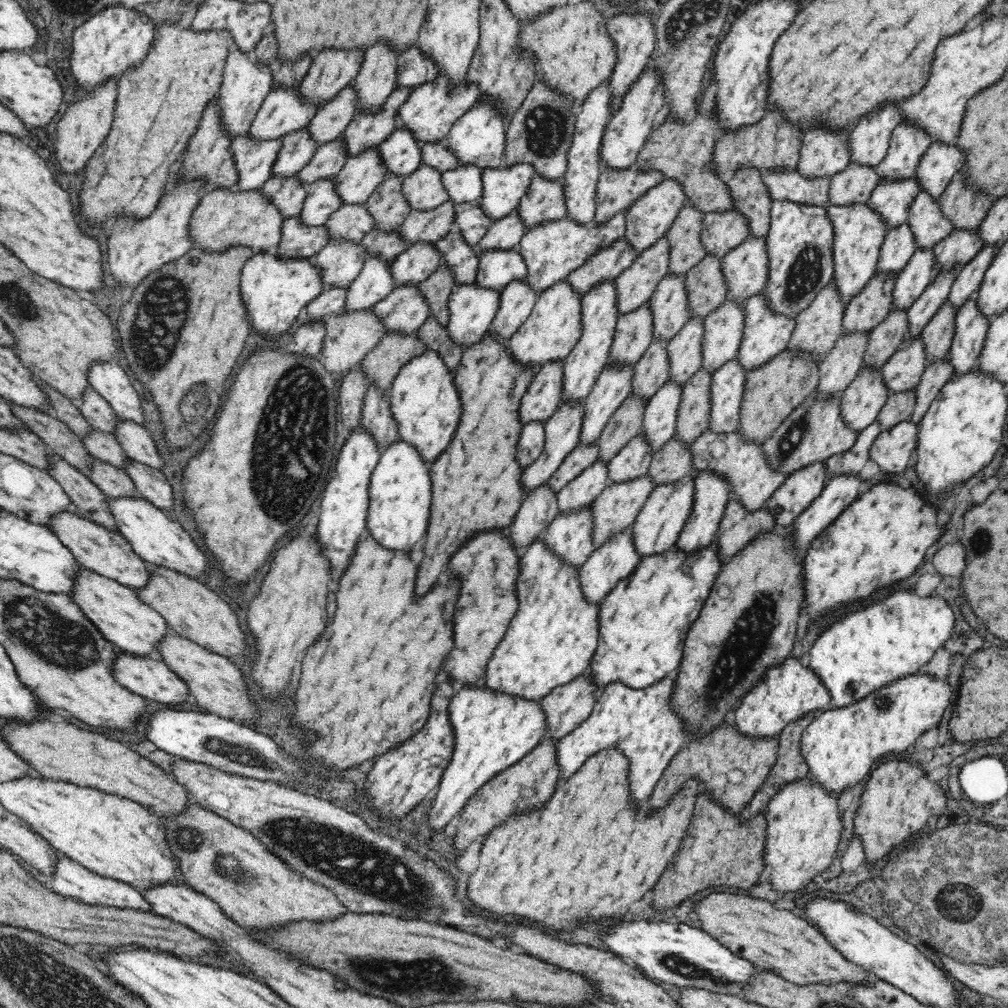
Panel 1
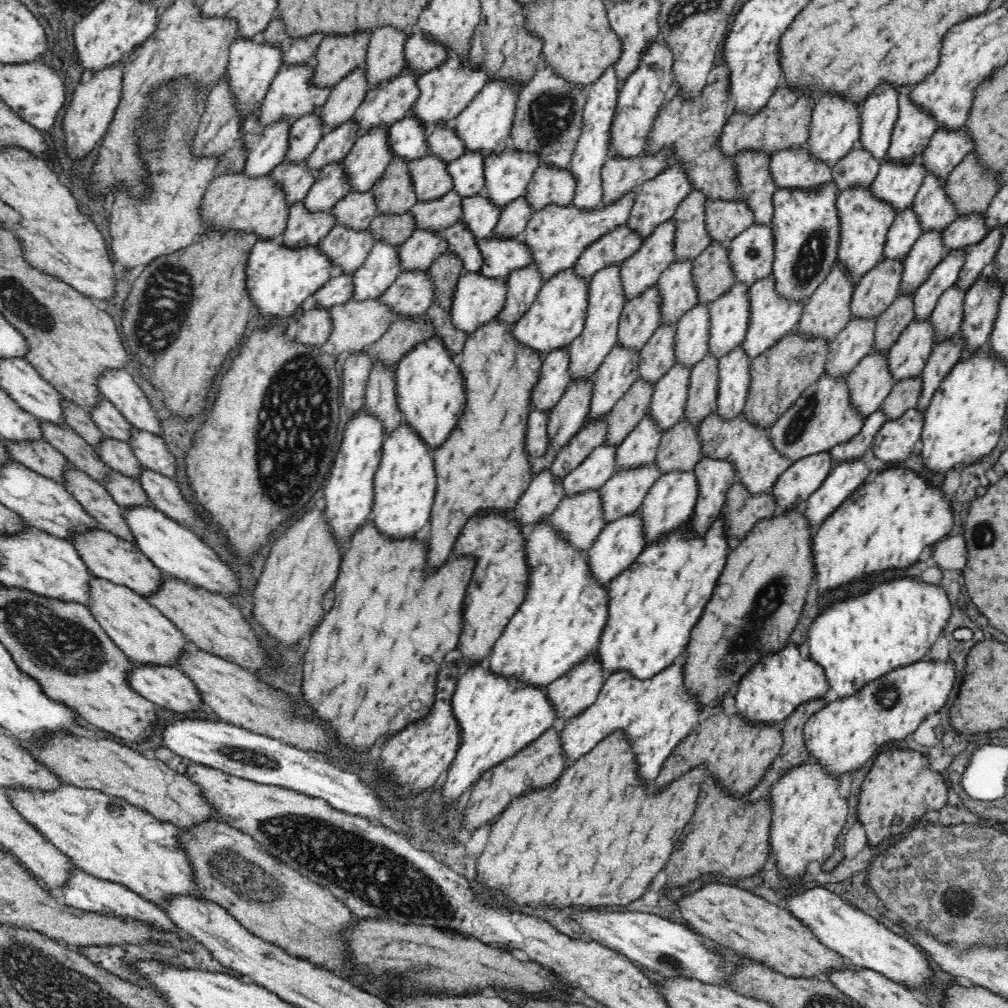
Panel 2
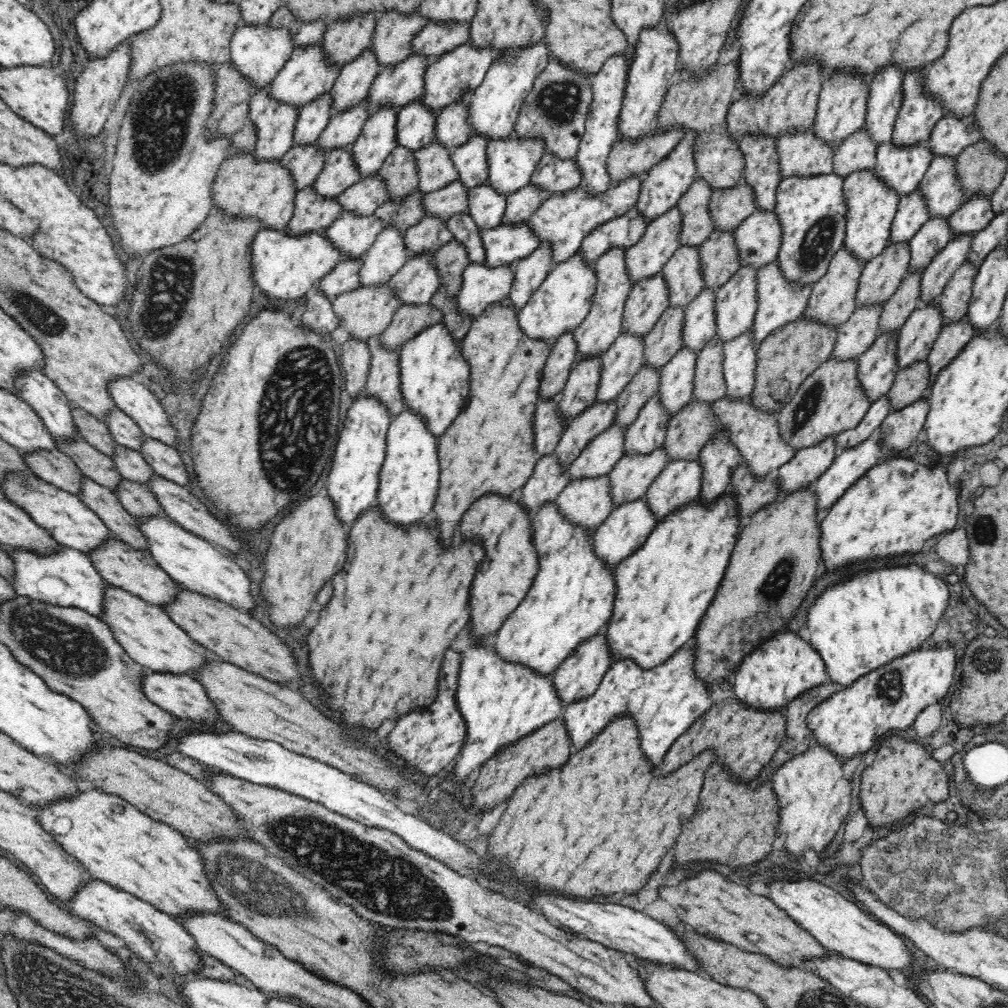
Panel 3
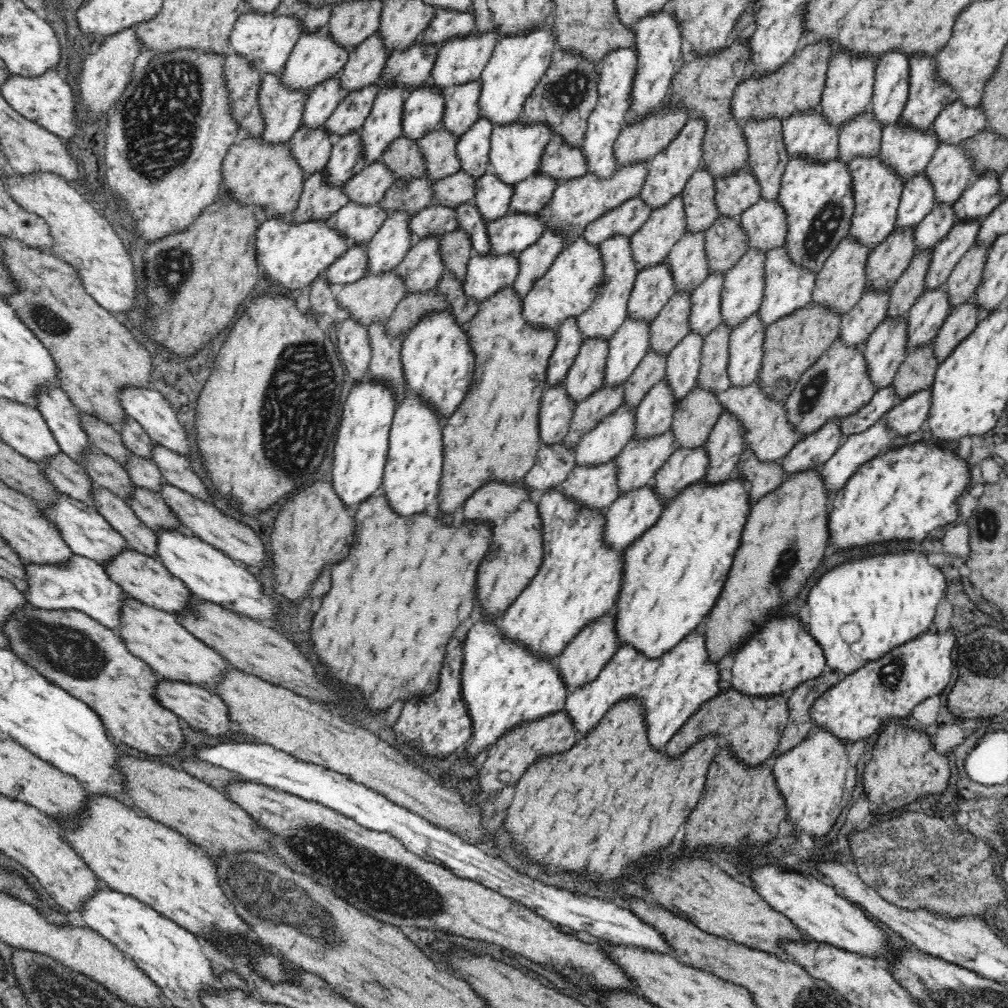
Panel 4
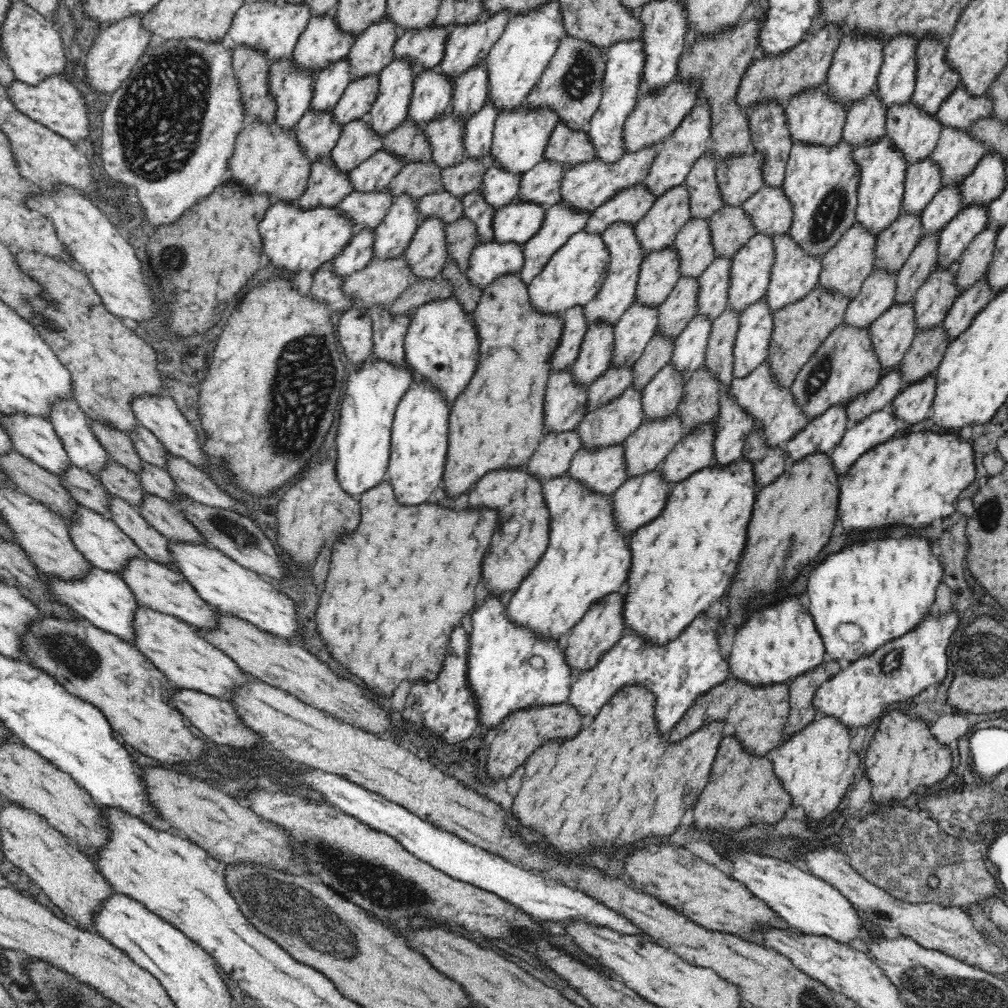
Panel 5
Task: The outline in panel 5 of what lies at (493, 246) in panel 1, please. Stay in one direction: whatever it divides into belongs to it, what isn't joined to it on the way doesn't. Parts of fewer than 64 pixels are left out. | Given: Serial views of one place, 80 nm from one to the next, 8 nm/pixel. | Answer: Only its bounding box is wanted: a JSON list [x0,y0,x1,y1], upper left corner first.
[516,159,565,205]

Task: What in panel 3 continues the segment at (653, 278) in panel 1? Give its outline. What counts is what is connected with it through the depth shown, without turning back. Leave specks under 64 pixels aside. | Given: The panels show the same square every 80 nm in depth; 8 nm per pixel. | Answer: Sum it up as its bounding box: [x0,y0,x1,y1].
[624,207,682,283]

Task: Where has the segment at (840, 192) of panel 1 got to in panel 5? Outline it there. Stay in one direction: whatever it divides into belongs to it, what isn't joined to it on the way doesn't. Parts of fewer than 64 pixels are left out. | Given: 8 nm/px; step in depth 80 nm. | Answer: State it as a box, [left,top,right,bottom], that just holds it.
[841,90,886,149]

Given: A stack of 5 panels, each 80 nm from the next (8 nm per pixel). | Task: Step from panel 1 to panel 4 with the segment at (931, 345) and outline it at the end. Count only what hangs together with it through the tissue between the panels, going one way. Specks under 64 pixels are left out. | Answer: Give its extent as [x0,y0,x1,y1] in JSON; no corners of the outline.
[944,244,988,310]

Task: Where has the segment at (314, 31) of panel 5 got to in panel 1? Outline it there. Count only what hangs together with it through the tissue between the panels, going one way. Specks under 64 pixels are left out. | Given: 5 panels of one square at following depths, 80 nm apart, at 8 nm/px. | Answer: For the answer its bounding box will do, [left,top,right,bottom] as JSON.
[248,88,318,141]

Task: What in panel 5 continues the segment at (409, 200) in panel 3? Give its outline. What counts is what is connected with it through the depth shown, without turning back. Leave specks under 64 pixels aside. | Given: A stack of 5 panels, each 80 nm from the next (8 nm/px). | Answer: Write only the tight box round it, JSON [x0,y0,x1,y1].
[386,160,442,204]

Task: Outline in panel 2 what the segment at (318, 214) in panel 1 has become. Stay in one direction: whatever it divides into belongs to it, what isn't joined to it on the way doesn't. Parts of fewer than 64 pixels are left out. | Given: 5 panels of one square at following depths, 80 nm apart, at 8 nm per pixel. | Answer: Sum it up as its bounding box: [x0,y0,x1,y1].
[303,163,349,213]

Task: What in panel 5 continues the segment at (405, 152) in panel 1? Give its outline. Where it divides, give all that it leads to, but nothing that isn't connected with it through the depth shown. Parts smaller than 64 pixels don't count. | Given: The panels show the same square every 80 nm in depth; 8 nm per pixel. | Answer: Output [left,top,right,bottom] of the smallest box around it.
[407,69,452,126]

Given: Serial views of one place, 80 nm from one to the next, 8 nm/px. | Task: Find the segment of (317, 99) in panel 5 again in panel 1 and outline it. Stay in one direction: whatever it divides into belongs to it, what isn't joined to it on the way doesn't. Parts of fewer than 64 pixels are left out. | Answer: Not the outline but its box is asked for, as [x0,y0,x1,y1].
[271,129,316,180]

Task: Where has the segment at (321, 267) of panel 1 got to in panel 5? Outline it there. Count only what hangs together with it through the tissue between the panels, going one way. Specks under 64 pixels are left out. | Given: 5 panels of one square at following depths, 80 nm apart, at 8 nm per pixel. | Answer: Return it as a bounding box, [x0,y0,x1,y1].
[337,189,392,232]

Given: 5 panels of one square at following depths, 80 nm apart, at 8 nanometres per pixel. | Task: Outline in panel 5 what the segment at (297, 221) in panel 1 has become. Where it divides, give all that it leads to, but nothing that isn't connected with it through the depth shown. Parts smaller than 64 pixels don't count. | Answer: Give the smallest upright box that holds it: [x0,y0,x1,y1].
[296,155,352,211]

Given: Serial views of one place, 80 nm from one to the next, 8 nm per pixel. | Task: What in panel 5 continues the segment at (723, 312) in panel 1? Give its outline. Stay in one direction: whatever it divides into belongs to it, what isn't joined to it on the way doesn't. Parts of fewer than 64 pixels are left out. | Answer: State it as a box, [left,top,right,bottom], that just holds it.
[728,233,774,314]

